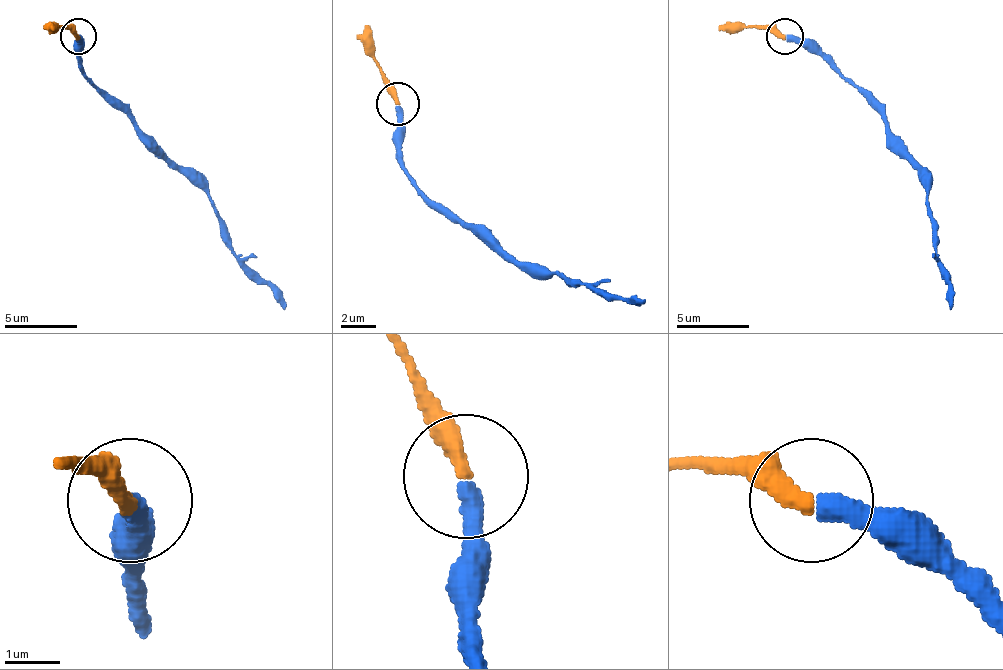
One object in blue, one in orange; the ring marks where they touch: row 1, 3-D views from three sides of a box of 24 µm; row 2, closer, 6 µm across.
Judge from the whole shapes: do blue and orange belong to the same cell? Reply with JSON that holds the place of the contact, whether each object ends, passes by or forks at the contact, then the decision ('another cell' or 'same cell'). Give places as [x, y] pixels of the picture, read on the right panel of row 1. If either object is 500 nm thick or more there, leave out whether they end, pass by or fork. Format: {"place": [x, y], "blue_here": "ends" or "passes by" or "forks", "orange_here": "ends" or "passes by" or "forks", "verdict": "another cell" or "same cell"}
{"place": [785, 36], "blue_here": "ends", "orange_here": "ends", "verdict": "same cell"}

